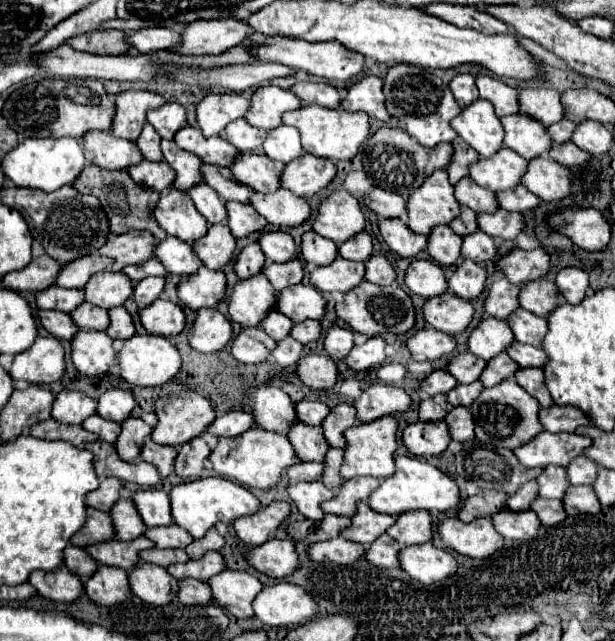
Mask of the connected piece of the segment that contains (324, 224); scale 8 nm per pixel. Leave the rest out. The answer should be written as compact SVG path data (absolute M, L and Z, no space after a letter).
M333 191L319 205L313 229L339 245L349 237L365 231L365 225L367 221L361 211L359 199L355 199L347 191Z

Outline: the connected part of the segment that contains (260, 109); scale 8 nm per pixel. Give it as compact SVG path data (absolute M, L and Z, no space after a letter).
M265 85L253 93L251 107L249 107L245 119L253 127L271 131L271 129L283 125L281 115L285 111L293 111L299 107L301 107L301 101L299 101L299 97L295 97L295 93L285 91L277 85Z

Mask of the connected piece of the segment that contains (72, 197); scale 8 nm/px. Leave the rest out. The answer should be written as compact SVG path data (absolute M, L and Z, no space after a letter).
M65 185L55 193L43 193L39 189L19 189L11 187L13 191L3 197L11 197L11 205L23 213L29 223L33 239L37 239L49 257L57 259L59 263L71 263L79 257L91 255L105 245L111 235L107 215L103 213L103 205L97 197L79 193L73 185Z

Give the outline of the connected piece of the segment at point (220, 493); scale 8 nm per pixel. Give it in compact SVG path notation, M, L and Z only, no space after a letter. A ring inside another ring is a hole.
M207 477L207 479L197 479L191 483L181 483L173 487L171 491L171 507L173 507L173 519L179 527L187 529L195 539L205 537L207 529L215 527L217 521L231 523L239 517L253 515L261 509L259 499L239 483L227 481L223 477Z

